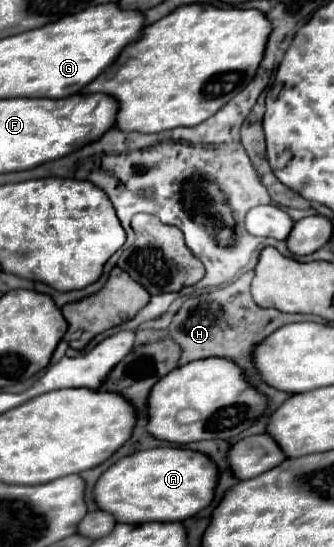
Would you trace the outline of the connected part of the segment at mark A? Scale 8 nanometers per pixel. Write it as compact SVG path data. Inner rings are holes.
M152 448L130 454L112 464L94 486L94 502L104 512L114 512L116 522L180 522L212 502L218 480L216 464L202 452L184 448Z

